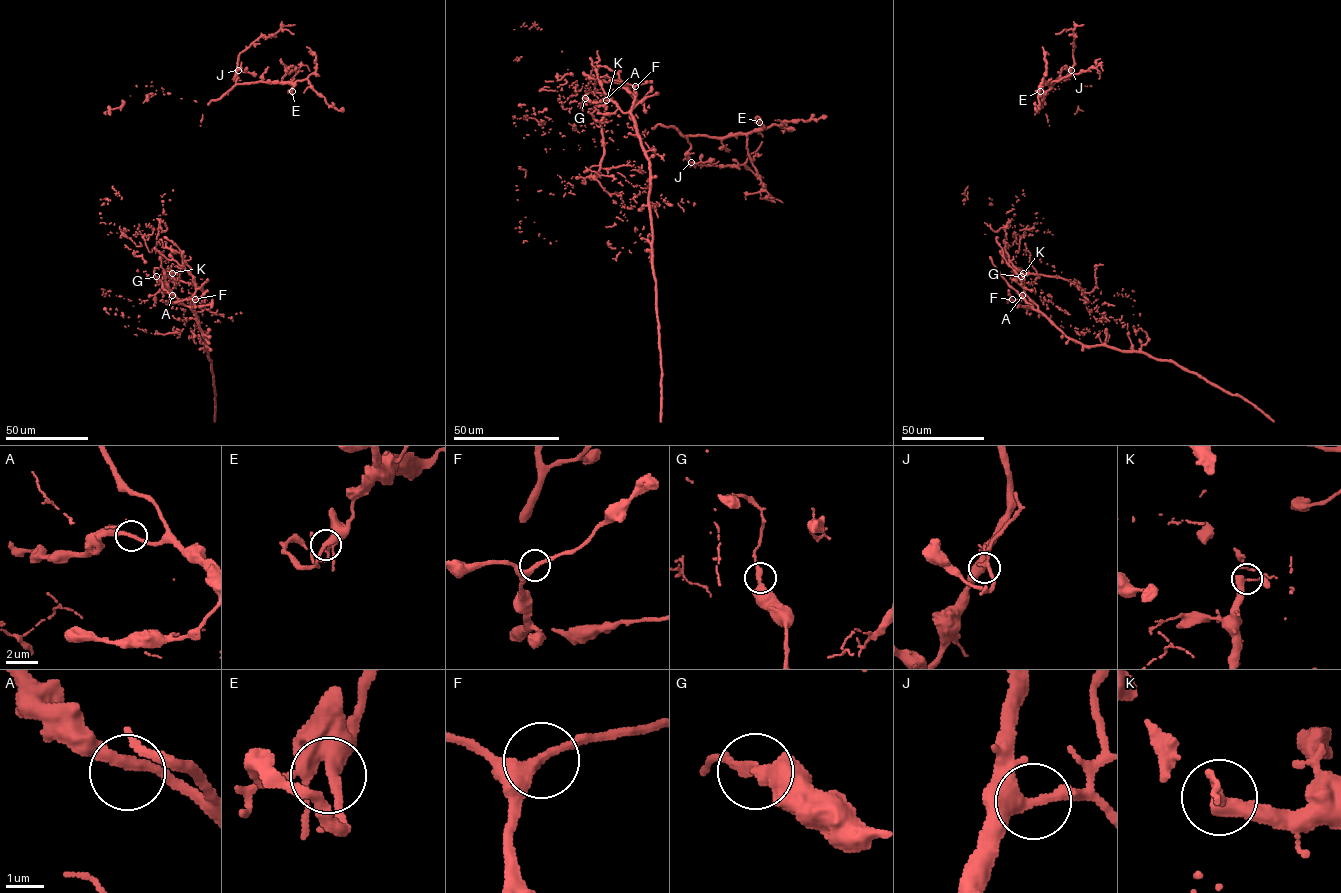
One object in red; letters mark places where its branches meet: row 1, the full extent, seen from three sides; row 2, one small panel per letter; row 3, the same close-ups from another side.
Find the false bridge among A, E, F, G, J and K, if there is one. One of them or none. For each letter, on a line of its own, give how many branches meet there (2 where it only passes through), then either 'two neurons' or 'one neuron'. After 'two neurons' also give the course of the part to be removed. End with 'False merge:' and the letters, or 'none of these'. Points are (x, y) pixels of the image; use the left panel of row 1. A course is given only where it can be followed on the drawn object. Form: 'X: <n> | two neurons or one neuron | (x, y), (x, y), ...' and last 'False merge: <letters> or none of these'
A: 2 | one neuron
E: 2 | one neuron
F: 2 | one neuron
G: 2 | two neurons | (156, 276), (163, 288), (194, 312), (205, 338), (215, 394), (214, 421)
J: 2 | one neuron
K: 2 | one neuron
False merge: G

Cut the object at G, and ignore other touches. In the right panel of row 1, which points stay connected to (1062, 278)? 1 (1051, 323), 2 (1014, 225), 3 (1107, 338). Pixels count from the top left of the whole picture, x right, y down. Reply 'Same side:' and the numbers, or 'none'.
Same side: 2

